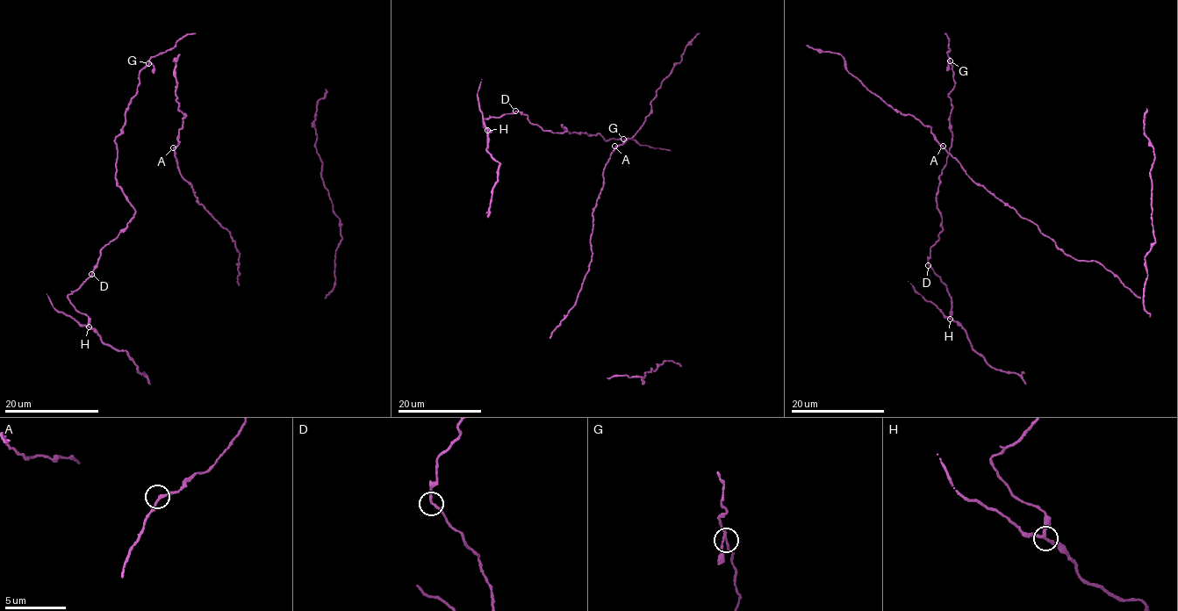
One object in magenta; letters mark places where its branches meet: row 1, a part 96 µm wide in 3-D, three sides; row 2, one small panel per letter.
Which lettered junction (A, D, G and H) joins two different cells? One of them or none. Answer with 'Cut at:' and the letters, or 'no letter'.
Cut at: no letter

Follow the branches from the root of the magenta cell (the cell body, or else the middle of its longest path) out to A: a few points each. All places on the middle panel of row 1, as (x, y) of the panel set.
A: (596, 201), (602, 187), (603, 169), (614, 146)

